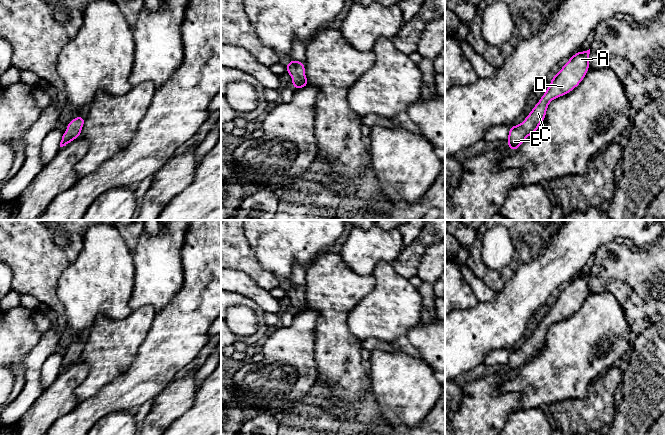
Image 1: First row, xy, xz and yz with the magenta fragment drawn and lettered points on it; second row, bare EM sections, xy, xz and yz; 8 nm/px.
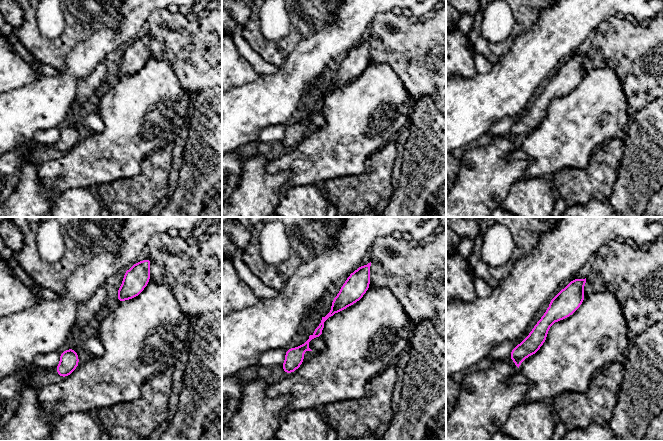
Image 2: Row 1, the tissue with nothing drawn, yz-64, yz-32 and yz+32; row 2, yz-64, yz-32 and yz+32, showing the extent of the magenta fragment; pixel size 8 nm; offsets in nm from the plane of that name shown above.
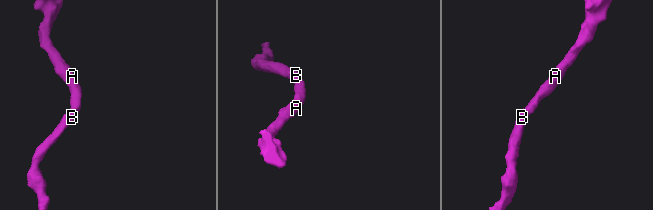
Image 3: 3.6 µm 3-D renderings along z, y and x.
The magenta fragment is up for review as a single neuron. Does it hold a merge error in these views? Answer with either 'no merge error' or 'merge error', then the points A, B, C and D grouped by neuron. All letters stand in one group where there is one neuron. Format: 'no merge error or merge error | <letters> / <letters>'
no merge error | A B C D

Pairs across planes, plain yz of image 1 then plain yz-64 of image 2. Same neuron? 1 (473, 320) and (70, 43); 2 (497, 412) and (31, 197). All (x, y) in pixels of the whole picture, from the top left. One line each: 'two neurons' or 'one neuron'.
1: two neurons
2: one neuron

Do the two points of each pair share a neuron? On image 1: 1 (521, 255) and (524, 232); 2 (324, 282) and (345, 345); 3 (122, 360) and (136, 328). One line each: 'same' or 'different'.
1: same
2: same
3: same

